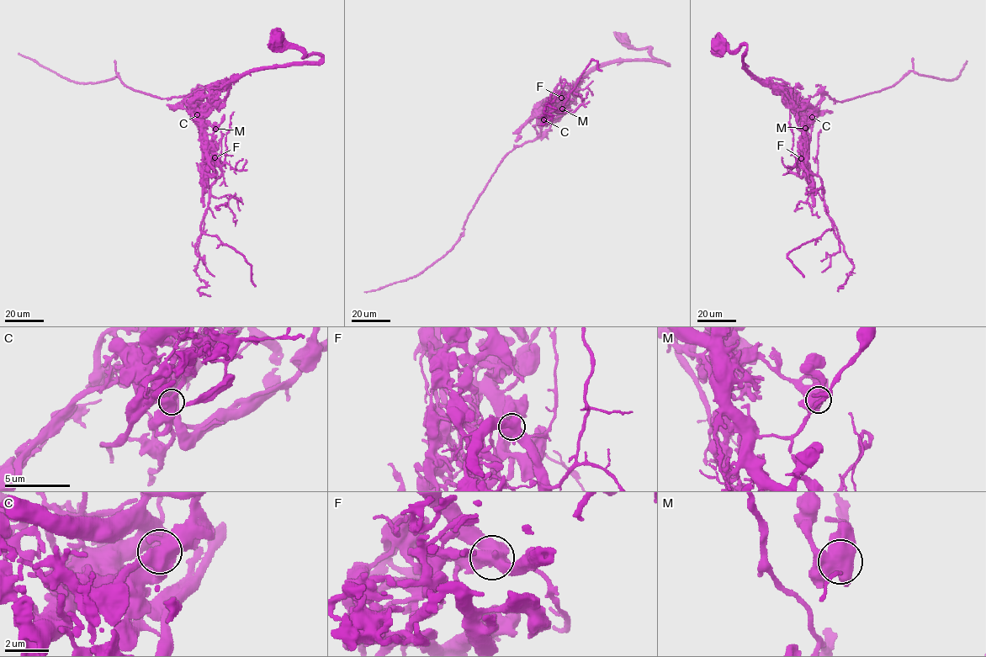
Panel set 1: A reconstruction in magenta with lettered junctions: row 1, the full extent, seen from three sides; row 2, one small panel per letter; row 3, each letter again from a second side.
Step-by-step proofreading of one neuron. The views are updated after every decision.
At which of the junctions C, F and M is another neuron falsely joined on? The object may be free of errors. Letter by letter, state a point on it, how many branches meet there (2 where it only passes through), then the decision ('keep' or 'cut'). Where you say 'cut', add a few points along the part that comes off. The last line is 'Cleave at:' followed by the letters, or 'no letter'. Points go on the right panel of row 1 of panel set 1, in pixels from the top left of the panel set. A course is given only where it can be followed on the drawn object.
C: (812, 117) | 3 | keep
F: (801, 158) | 3 | cut | (800, 158), (791, 172), (802, 177), (822, 93), (841, 102), (884, 89), (912, 71), (951, 81), (967, 60)
M: (805, 128) | 3 | keep
Cleave at: F

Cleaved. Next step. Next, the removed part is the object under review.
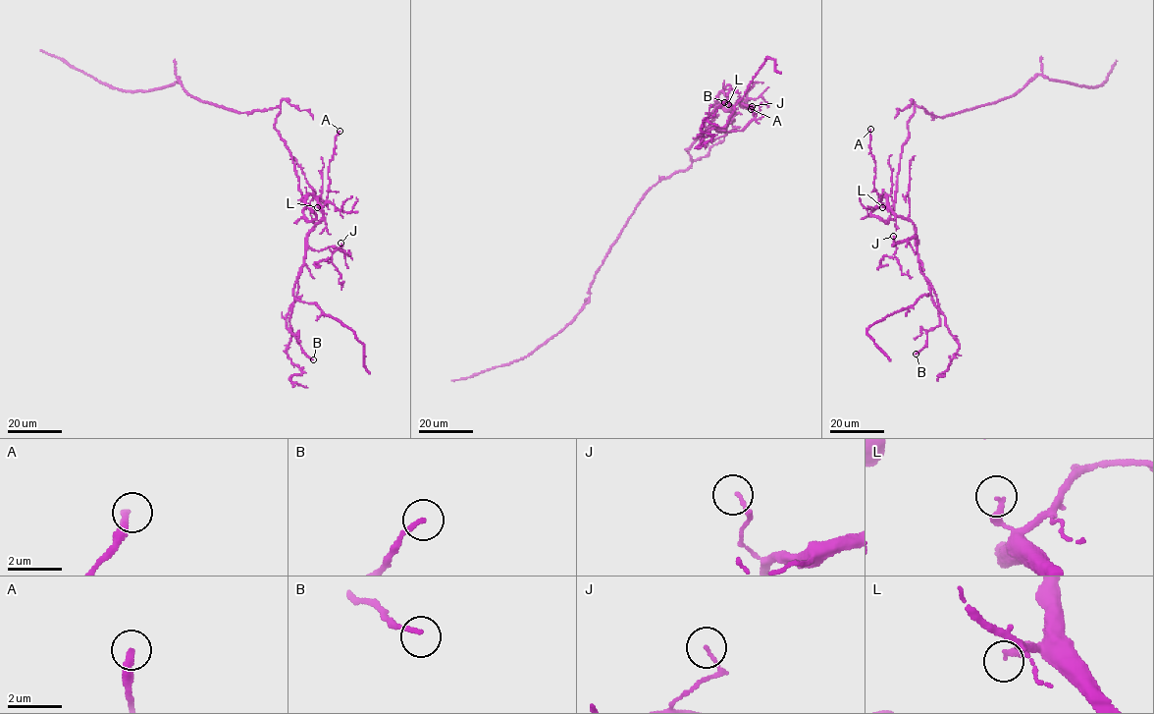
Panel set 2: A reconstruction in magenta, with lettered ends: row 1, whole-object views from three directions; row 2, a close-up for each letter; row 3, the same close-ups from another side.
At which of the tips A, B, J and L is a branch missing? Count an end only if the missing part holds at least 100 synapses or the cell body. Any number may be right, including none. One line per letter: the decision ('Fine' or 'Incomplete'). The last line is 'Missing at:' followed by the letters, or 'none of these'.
A: Fine
B: Fine
J: Fine
L: Fine
Missing at: none of these

